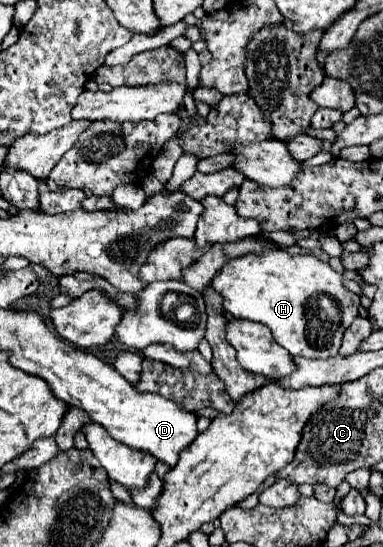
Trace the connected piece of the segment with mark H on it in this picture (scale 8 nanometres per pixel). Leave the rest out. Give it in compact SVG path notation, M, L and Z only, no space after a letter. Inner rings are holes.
M284 249L266 253L248 253L222 267L212 279L216 291L224 297L224 309L236 319L248 319L270 327L274 339L292 355L310 359L328 359L338 355L344 331L358 317L360 297L344 287L344 275L314 255L288 255ZM320 295L336 299L342 319L336 329L328 329L316 299Z

